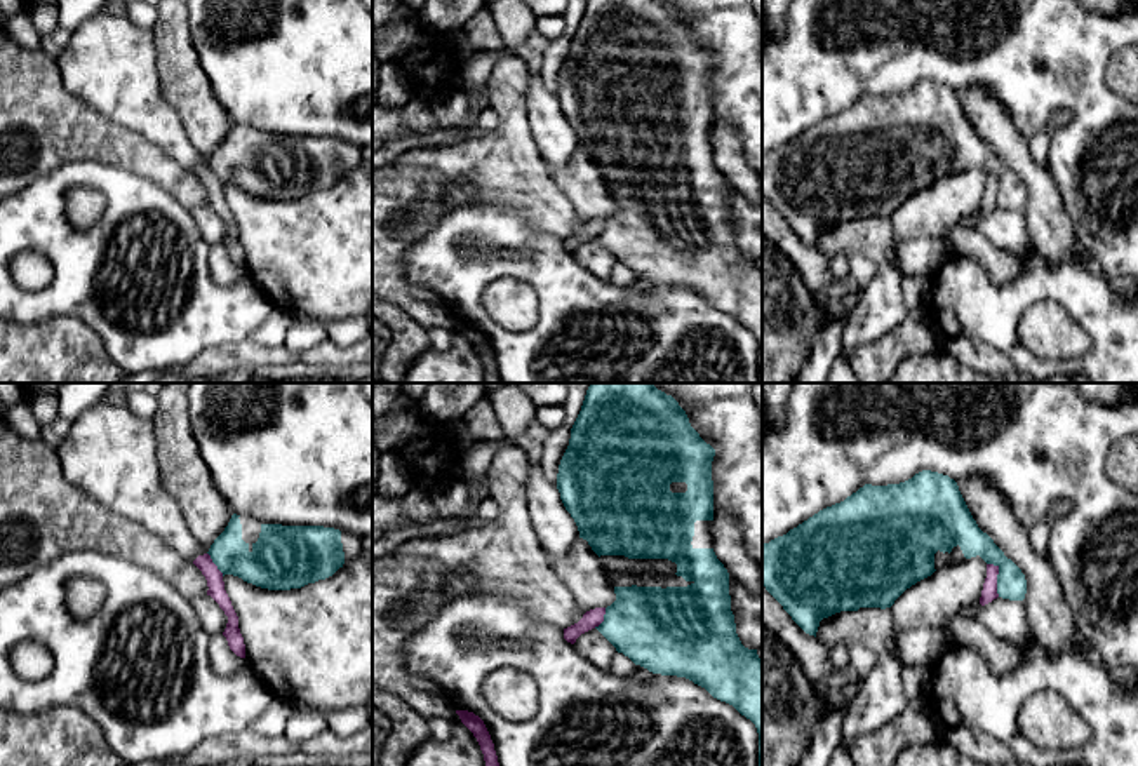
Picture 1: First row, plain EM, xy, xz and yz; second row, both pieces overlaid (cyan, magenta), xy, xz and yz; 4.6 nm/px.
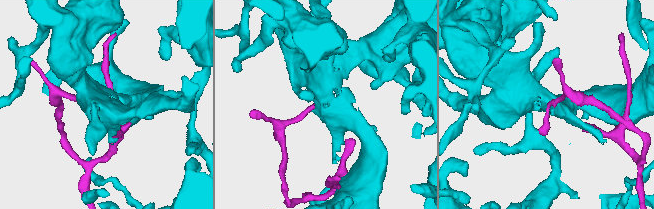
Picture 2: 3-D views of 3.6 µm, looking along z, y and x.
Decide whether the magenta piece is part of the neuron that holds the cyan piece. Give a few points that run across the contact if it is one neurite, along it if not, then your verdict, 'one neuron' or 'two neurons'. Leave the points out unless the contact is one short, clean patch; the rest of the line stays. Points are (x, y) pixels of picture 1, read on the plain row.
line yz (987, 173), (997, 178), (999, 206); two neurons

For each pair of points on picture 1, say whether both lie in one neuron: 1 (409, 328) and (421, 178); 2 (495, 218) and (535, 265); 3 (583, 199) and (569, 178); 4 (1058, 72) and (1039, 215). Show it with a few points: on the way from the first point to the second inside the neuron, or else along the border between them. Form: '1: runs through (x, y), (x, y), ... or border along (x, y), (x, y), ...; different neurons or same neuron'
1: border along (390, 302), (428, 329); different neurons
2: runs through (508, 230), (521, 235), (535, 251); same neuron
3: runs through (583, 194), (575, 183); same neuron
4: border along (1046, 167), (1065, 206); different neurons

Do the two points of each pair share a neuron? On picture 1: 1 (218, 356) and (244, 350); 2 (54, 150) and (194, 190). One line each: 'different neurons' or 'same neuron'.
1: same neuron
2: same neuron

